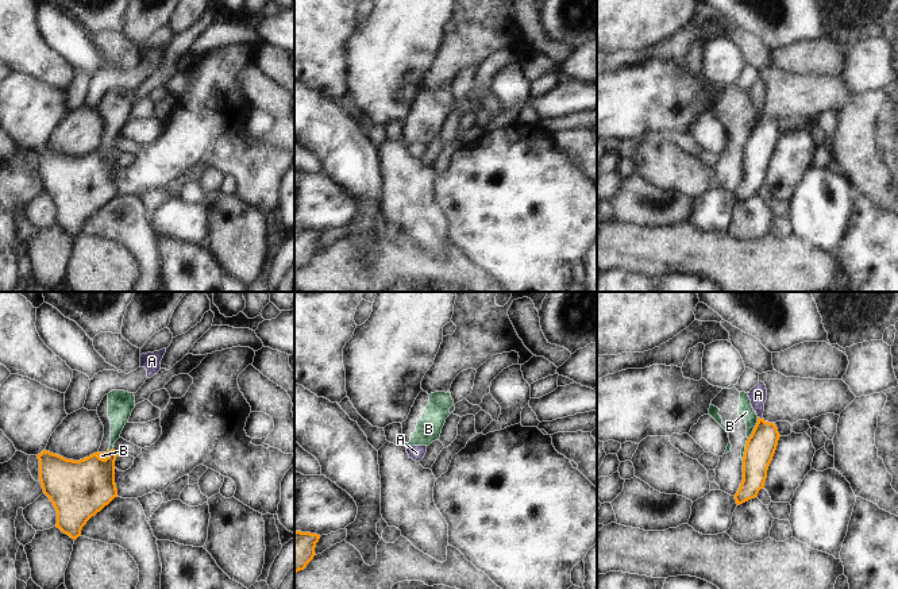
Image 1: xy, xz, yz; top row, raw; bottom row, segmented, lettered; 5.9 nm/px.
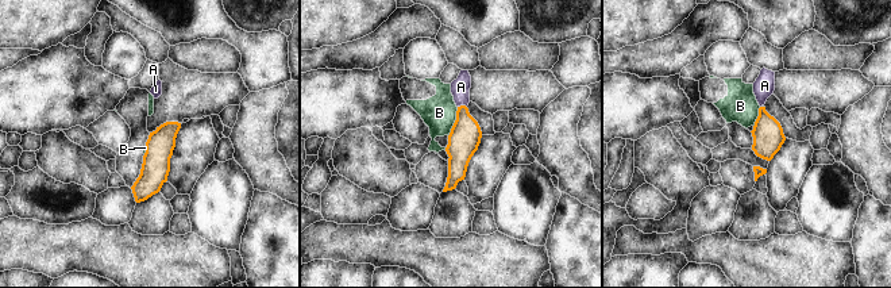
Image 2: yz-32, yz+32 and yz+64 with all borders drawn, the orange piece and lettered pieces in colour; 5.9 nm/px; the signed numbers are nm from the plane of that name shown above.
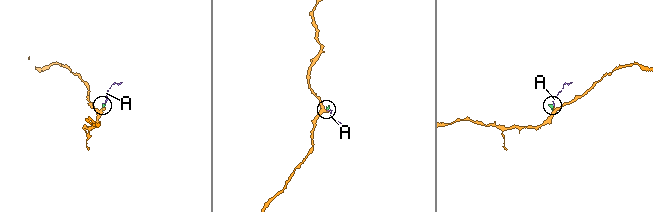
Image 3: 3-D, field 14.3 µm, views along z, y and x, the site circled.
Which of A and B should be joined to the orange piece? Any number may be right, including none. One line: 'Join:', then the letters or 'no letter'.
Join: A

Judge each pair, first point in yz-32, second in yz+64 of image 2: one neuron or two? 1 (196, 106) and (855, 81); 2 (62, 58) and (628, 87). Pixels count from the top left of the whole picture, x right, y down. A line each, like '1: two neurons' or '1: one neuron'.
1: one neuron
2: one neuron

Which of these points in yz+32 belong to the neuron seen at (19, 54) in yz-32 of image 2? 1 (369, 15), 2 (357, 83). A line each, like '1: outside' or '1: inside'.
1: outside
2: outside

